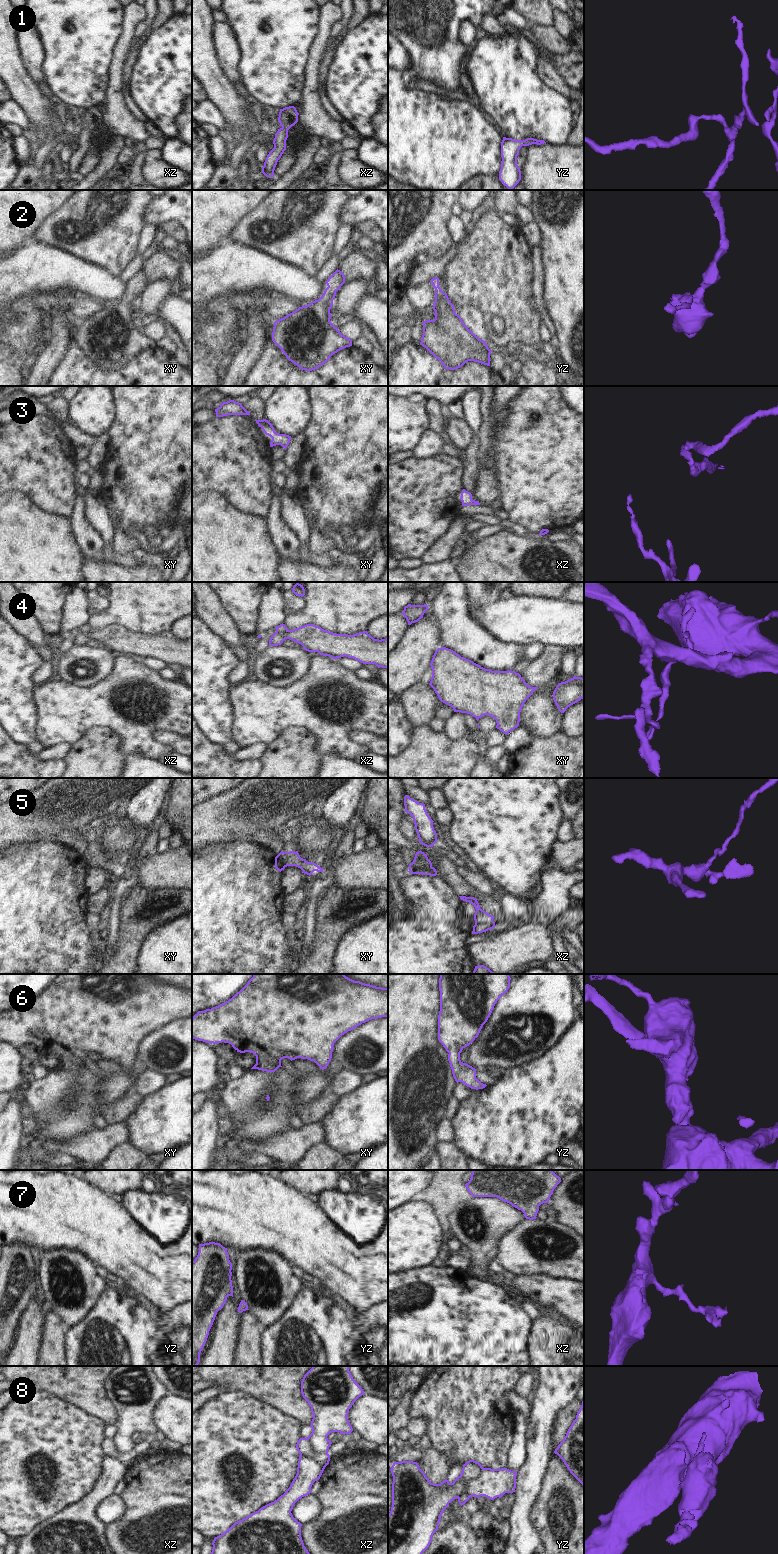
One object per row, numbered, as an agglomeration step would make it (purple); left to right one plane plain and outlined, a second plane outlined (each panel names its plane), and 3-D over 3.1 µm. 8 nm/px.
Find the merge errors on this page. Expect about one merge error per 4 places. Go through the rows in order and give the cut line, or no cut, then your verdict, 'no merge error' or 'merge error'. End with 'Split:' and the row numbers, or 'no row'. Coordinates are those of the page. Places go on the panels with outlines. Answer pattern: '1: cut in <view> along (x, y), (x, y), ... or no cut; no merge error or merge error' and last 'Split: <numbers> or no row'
1: no cut; no merge error
2: no cut; no merge error
3: no cut; no merge error
4: cut in xz along (276, 631), (284, 632), (286, 638); merge error
5: cut in xy along (294, 852), (284, 859), (286, 865); merge error
6: no cut; no merge error
7: no cut; no merge error
8: cut in xz along (317, 1451), (315, 1460), (320, 1465), (325, 1466); merge error
Split: 4, 5, 8

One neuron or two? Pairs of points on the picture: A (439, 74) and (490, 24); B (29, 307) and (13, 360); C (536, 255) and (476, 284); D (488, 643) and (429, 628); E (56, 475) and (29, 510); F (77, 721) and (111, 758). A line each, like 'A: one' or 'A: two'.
A: two
B: one
C: two
D: two
E: two
F: two

